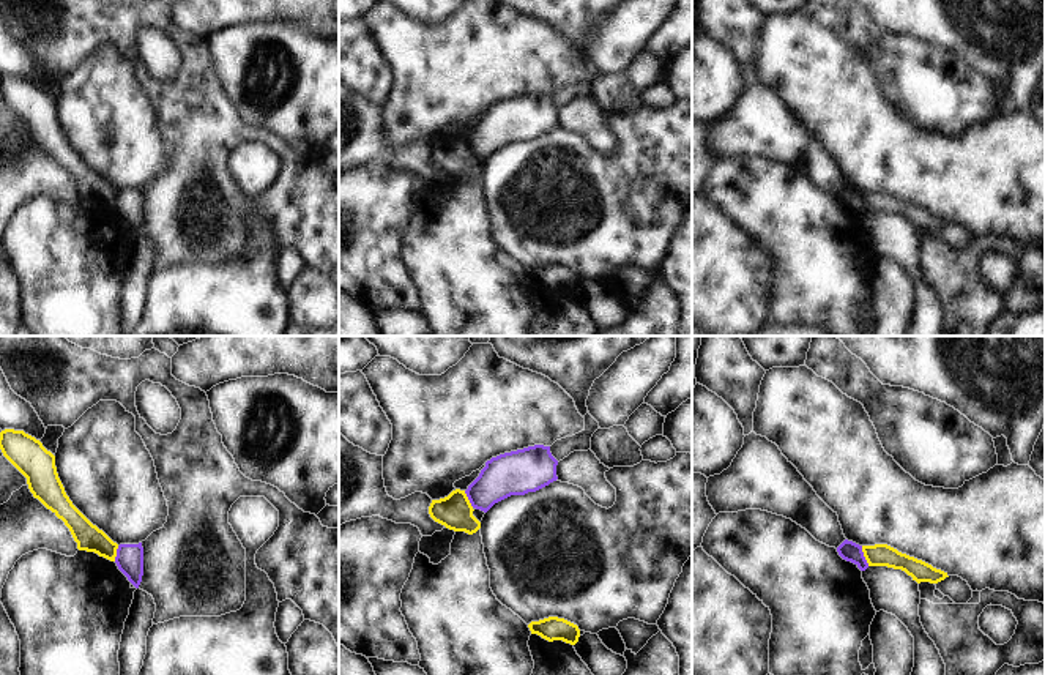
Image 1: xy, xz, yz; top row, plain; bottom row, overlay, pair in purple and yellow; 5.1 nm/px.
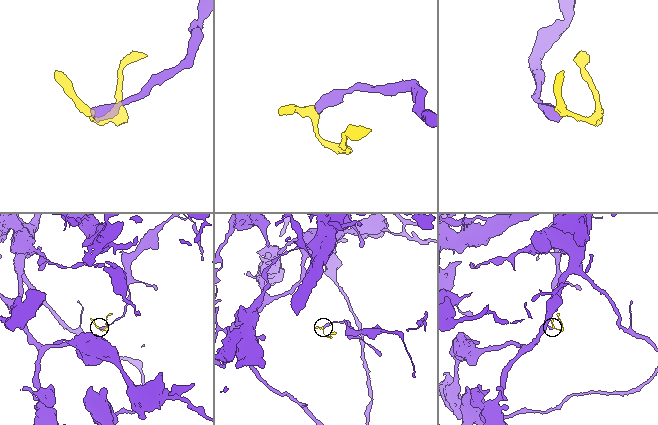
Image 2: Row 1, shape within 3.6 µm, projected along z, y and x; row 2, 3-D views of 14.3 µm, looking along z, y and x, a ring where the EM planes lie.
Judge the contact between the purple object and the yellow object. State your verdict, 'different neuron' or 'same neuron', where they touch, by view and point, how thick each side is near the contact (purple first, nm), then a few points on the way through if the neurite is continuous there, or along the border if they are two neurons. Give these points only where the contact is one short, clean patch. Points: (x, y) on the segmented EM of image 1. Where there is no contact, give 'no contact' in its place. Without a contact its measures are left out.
different neuron; contact yz (862, 555); calibres 100 and 110 nm; border yz (861, 546), (869, 565)

